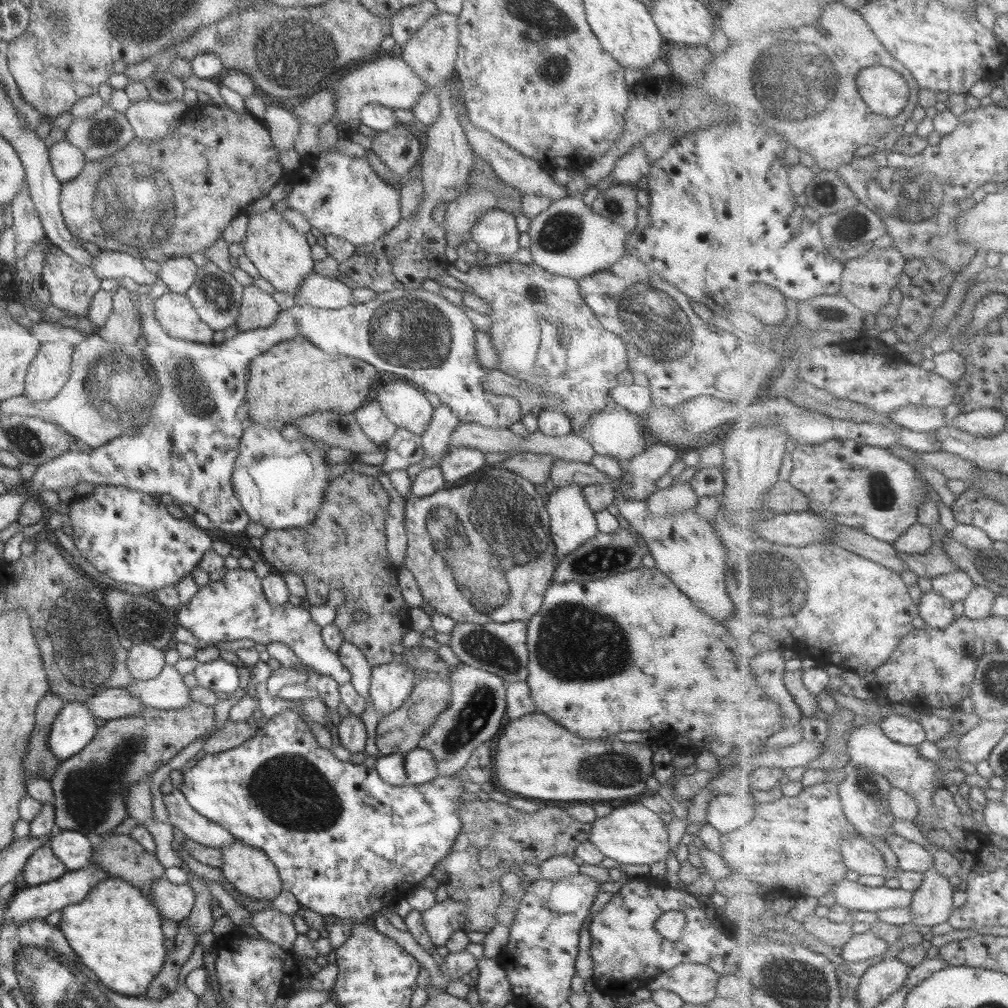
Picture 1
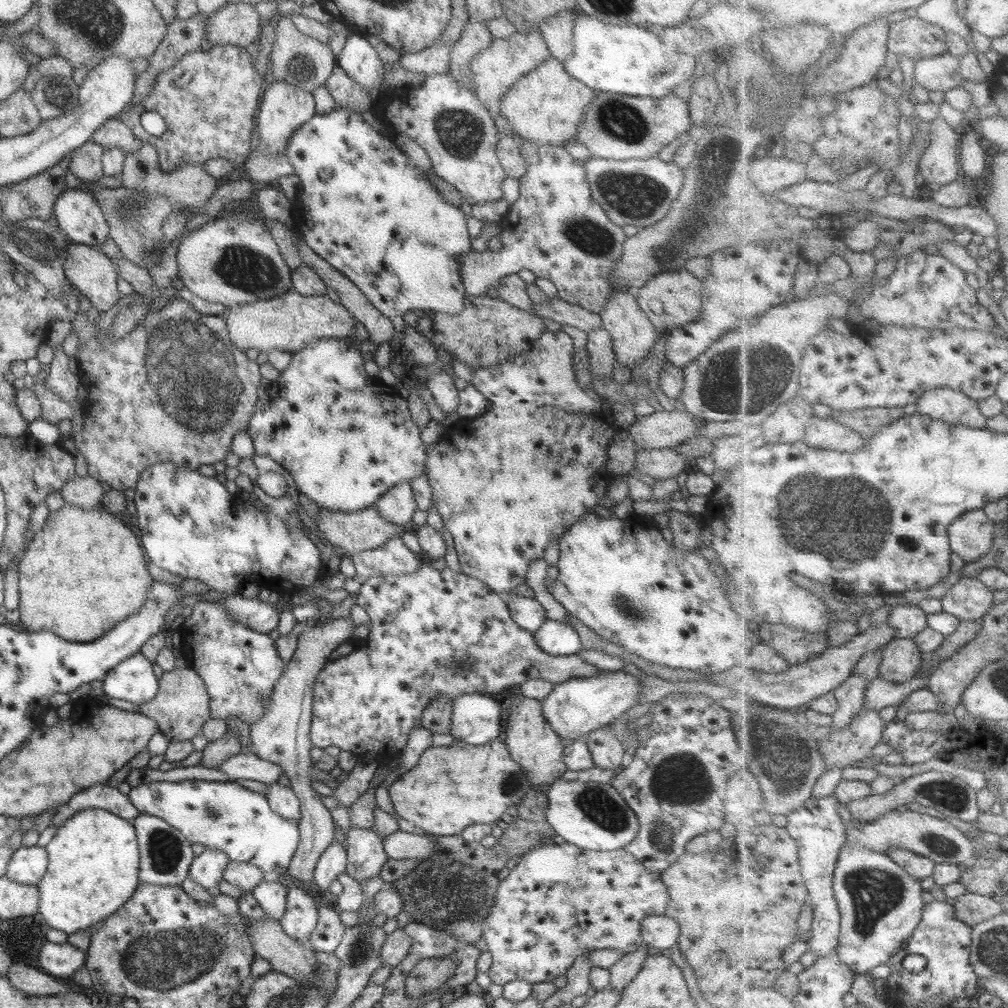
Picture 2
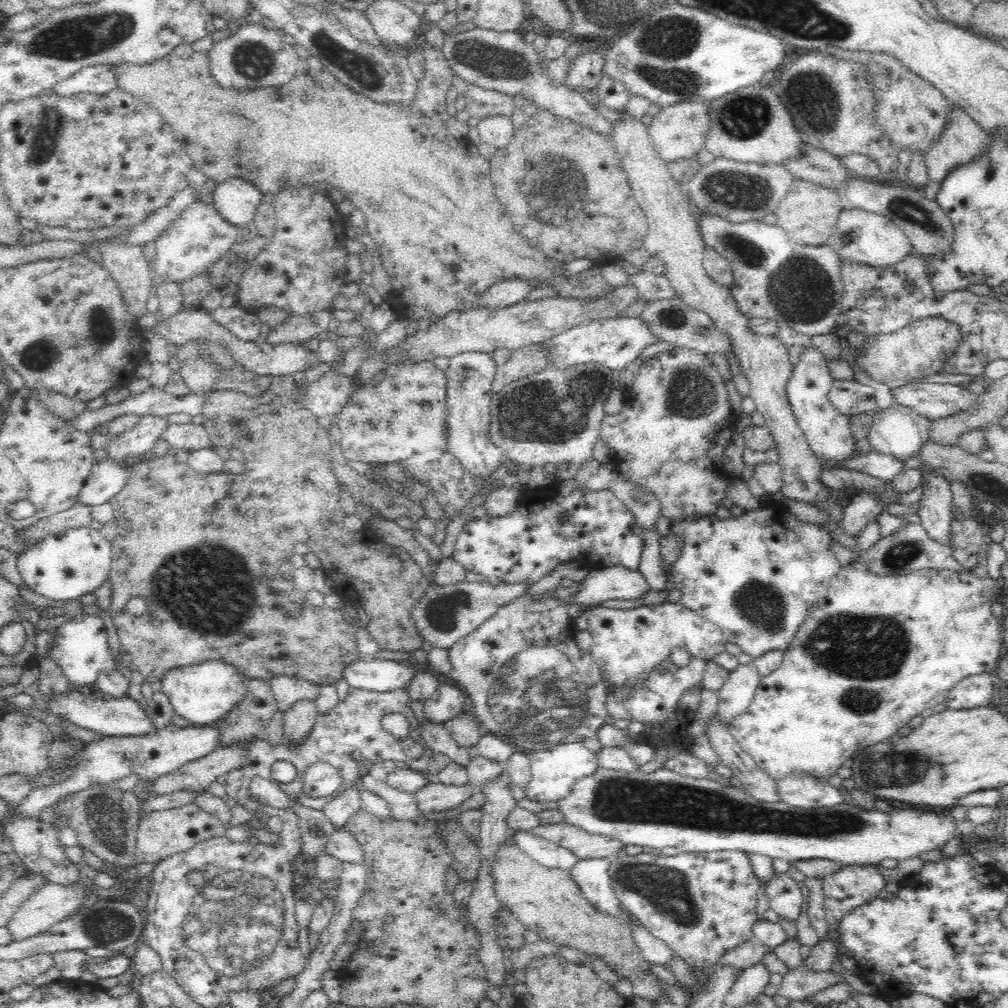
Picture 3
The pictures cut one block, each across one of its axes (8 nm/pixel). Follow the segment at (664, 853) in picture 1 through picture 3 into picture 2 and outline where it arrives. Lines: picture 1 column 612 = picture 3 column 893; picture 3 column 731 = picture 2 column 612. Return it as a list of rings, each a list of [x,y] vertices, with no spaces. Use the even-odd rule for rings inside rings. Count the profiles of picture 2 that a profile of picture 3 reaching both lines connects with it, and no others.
[[[557,778],[545,792],[548,808],[545,818],[567,843],[584,850],[610,852],[624,849],[638,834],[639,820],[622,795],[610,783],[570,782]]]

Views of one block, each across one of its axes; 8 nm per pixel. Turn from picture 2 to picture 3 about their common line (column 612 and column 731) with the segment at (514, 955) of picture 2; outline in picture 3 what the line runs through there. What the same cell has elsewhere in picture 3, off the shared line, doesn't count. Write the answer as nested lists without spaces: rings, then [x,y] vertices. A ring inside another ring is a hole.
[[[642,851],[636,855],[622,853],[611,861],[608,875],[621,908],[627,914],[634,914],[640,924],[664,941],[690,967],[712,968],[726,952],[741,942],[754,939],[752,927],[760,920],[756,910],[761,880],[754,874],[749,858],[748,853],[740,851],[678,852],[675,856],[666,856],[659,851]]]

